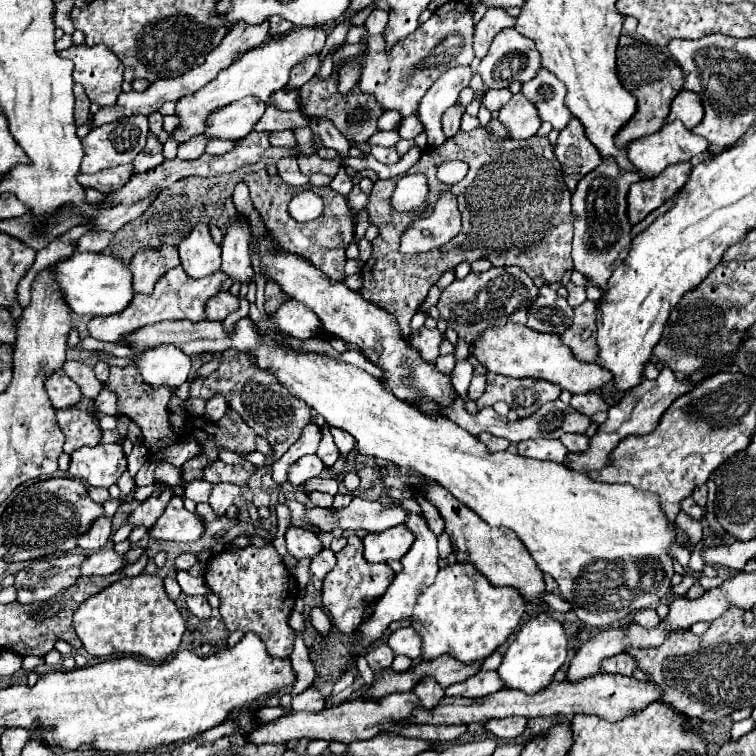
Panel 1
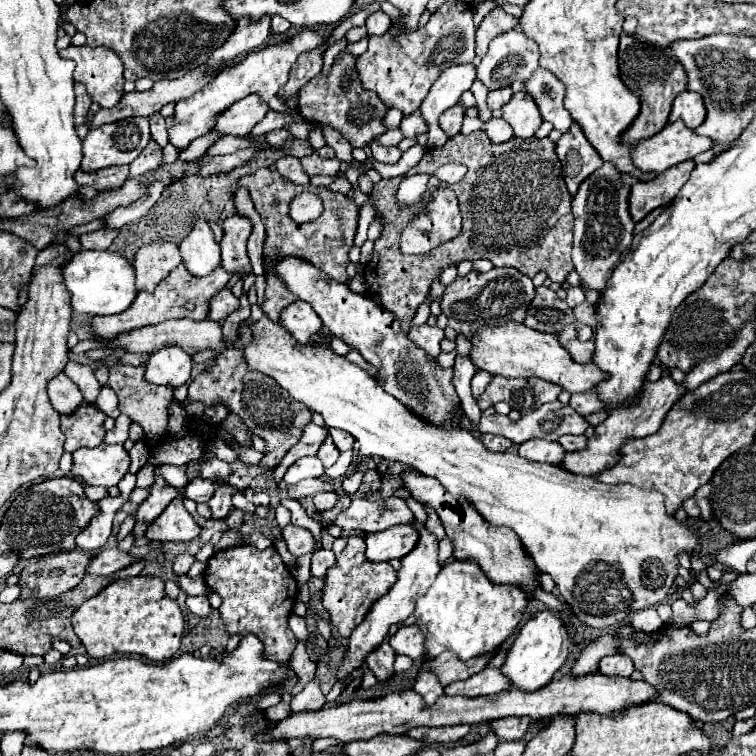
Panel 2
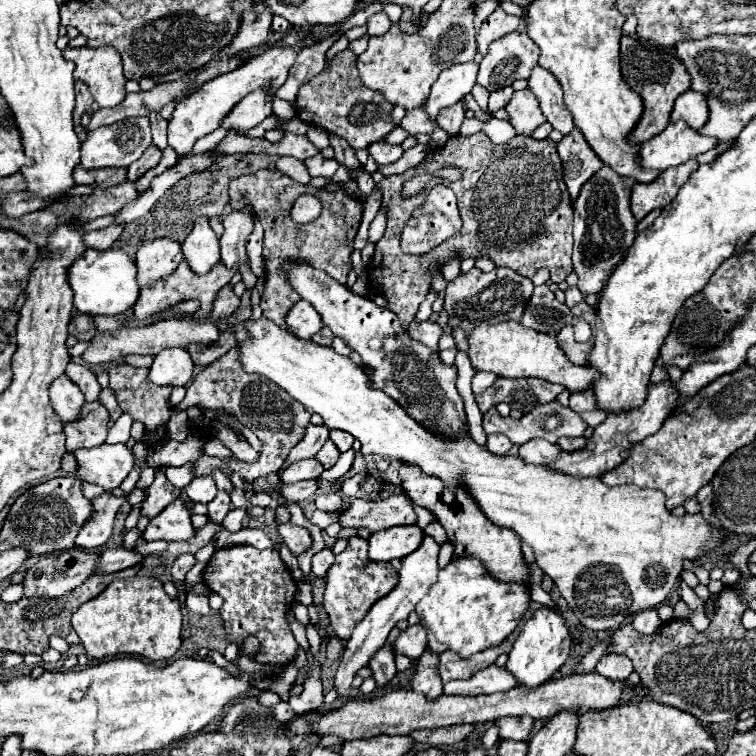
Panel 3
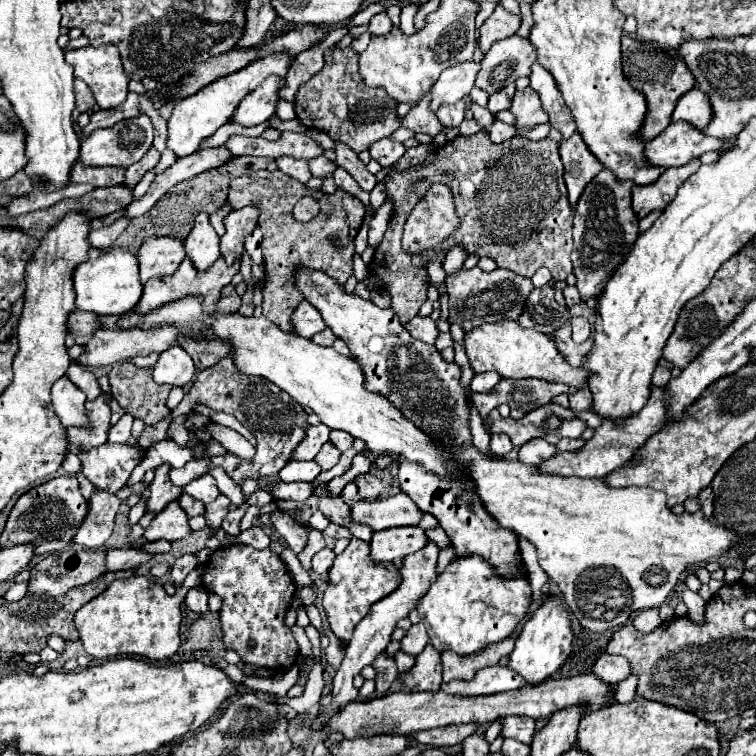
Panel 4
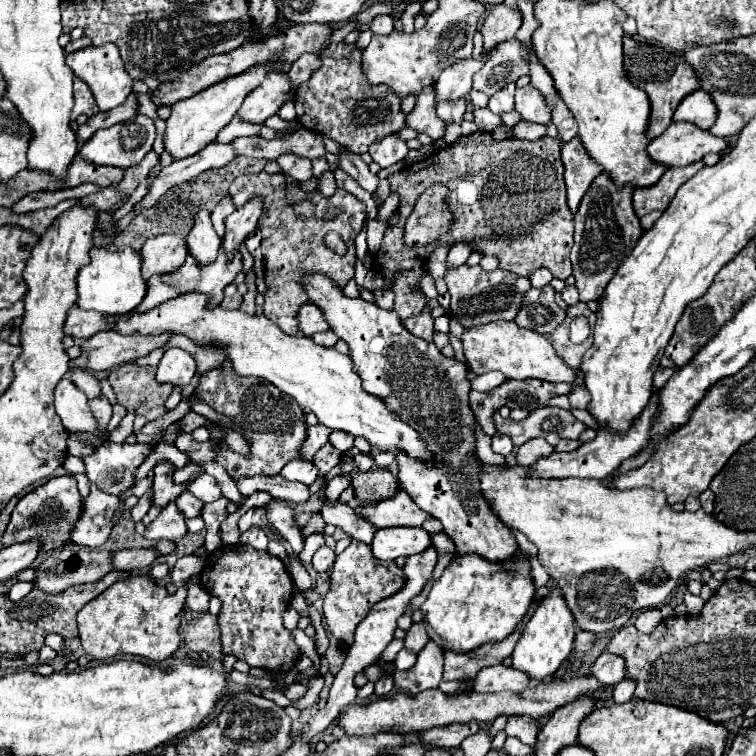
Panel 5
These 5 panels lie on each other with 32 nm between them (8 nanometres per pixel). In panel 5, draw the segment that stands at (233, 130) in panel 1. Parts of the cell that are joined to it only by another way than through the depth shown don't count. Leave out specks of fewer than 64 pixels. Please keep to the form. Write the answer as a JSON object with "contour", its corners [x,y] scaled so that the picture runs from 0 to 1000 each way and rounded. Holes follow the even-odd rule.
{"contour":[[[354,95],[349,108],[325,127],[315,153],[331,164],[347,164],[384,132],[386,132],[384,101],[378,95]]]}

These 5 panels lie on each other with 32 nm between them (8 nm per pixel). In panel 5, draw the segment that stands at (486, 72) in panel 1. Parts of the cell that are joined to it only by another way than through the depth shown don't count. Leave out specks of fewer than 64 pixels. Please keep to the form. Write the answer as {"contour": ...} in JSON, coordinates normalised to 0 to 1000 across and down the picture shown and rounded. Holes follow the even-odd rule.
{"contour":[[[683,50],[669,53],[659,58],[659,63],[651,69],[651,77],[638,87],[635,95],[630,95],[624,103],[624,116],[651,127],[693,98],[698,98],[698,69]]]}

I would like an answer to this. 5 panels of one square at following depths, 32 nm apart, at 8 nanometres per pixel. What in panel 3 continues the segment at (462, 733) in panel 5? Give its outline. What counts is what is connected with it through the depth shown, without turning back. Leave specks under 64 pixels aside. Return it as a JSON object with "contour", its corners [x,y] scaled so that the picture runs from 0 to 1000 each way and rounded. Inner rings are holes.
{"contour":[[[608,958],[608,960],[574,963],[574,966],[548,966],[542,974],[553,984],[563,984],[563,987],[601,987],[611,981],[624,966],[627,958]]]}

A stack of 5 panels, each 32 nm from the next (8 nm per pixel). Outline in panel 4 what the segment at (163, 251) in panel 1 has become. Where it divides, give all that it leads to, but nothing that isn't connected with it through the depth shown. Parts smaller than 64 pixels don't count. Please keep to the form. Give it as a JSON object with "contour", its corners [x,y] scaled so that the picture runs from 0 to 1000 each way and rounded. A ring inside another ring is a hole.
{"contour":[[[209,312],[209,315],[196,315],[185,333],[185,370],[193,376],[201,365],[220,365],[233,360],[238,347],[246,341],[243,333],[243,320],[225,315],[225,312]]]}

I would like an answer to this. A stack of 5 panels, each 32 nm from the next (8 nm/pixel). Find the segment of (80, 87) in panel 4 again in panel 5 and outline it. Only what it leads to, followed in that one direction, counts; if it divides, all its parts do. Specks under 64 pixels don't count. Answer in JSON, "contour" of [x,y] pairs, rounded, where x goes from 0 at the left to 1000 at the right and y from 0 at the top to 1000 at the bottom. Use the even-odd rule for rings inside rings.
{"contour":[[[101,101],[98,103],[98,143],[95,143],[95,151],[93,151],[95,161],[106,151],[116,151],[124,140],[127,140],[127,135],[124,135],[124,127],[122,127],[116,111]]]}

